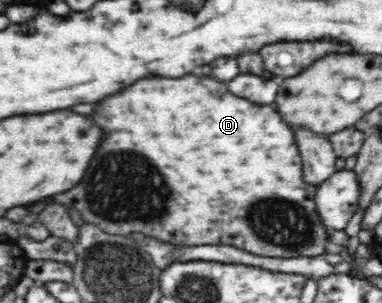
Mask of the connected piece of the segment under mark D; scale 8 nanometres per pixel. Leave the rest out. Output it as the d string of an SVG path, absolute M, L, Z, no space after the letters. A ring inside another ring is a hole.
M184 76L176 80L174 78L146 78L146 80L138 80L134 86L124 88L120 94L110 96L104 102L100 102L98 112L92 116L92 120L104 130L108 138L100 144L82 182L74 190L54 196L56 202L62 202L62 205L68 208L76 208L86 223L95 224L110 234L126 236L139 232L176 245L224 244L224 246L236 246L256 256L269 256L270 258L298 258L298 256L316 258L316 256L325 254L329 242L328 233L332 230L324 228L315 214L314 194L317 186L302 180L302 158L296 148L294 132L290 132L290 128L282 124L282 118L278 116L278 112L274 112L272 106L256 106L248 102L246 98L236 98L234 94L228 92L226 84L216 82L214 78L206 78L206 76L204 78Z

